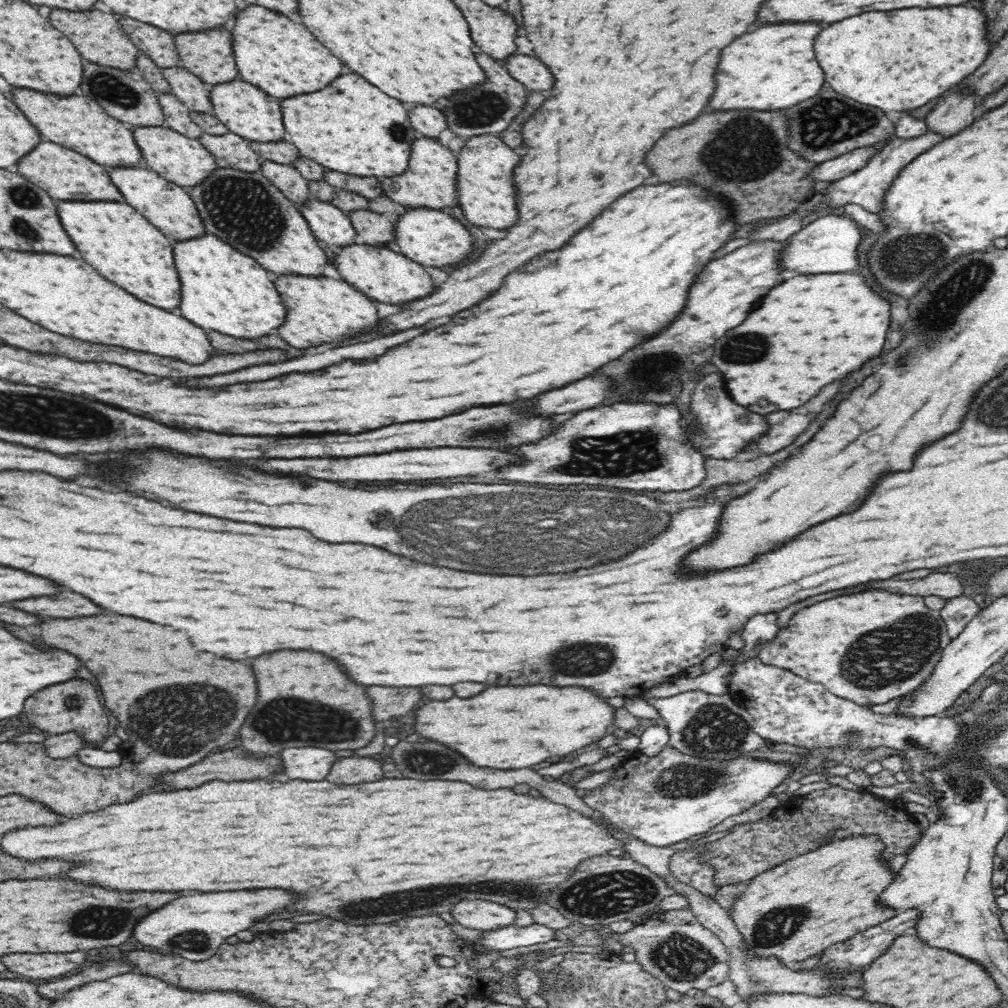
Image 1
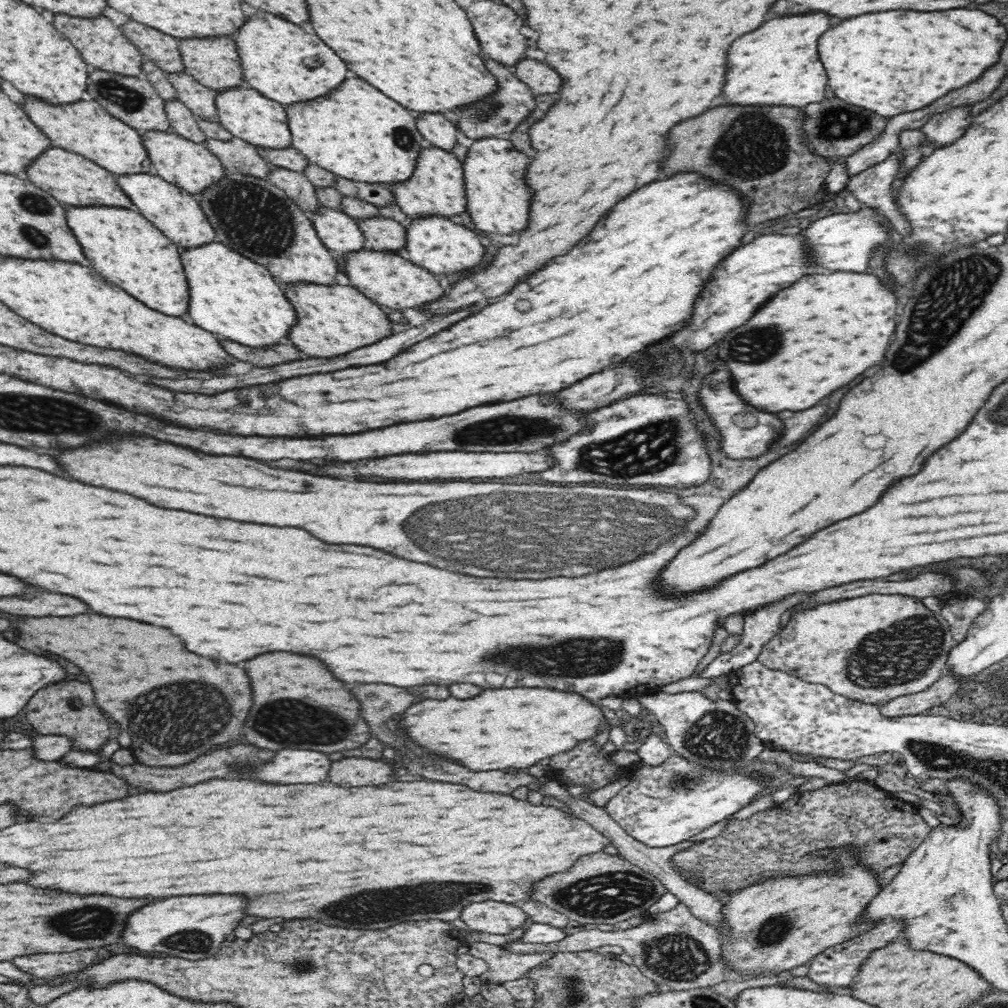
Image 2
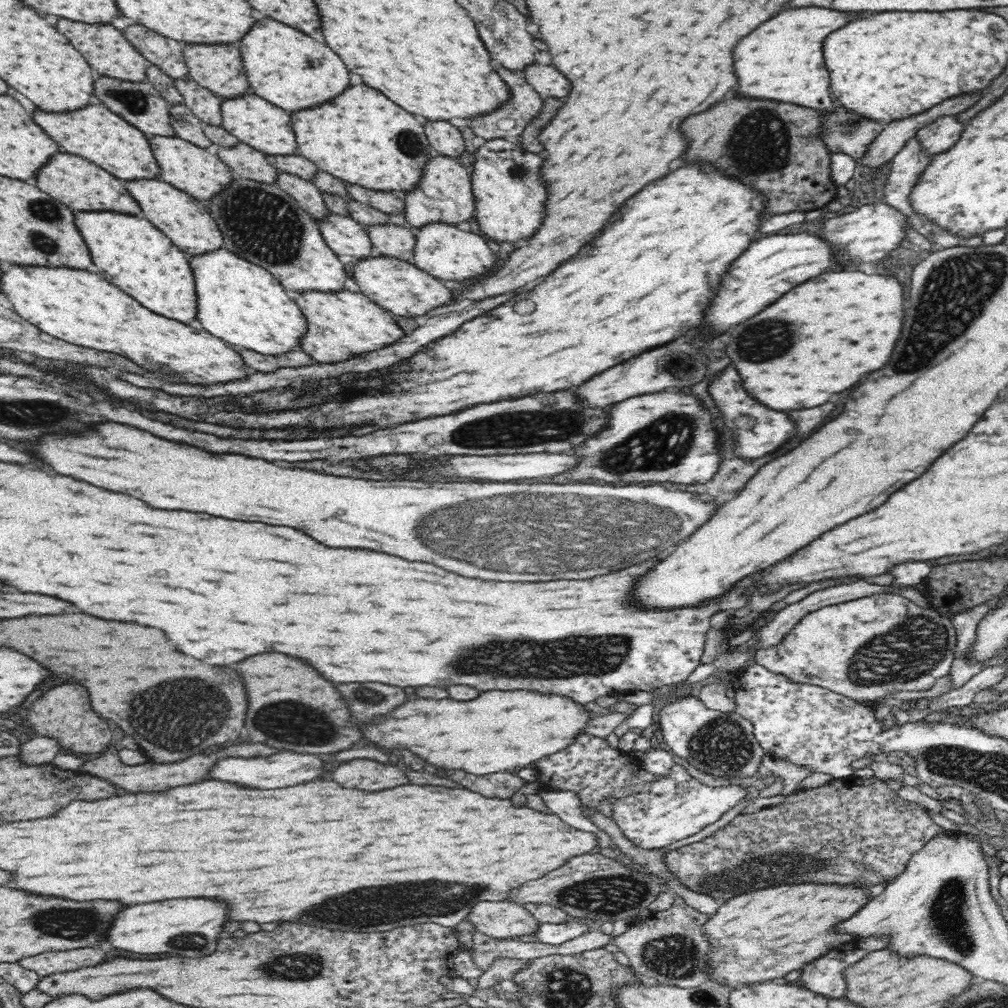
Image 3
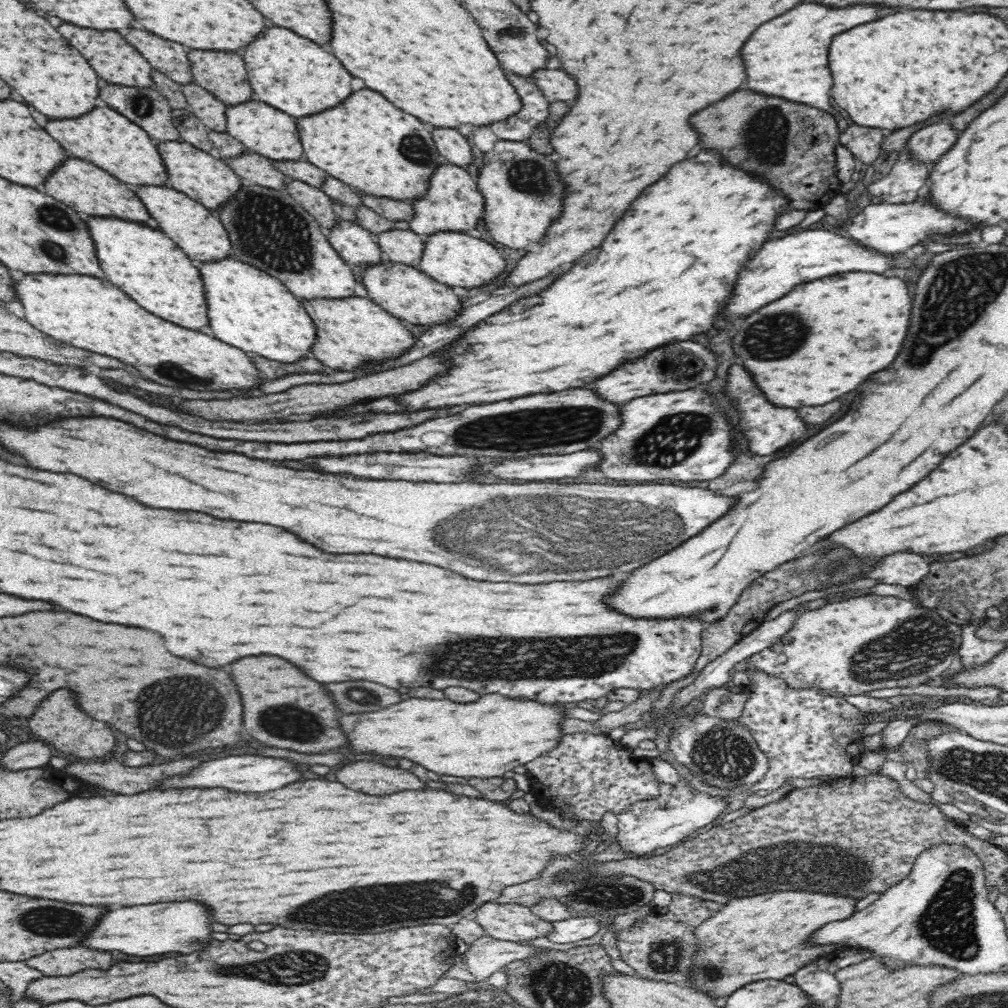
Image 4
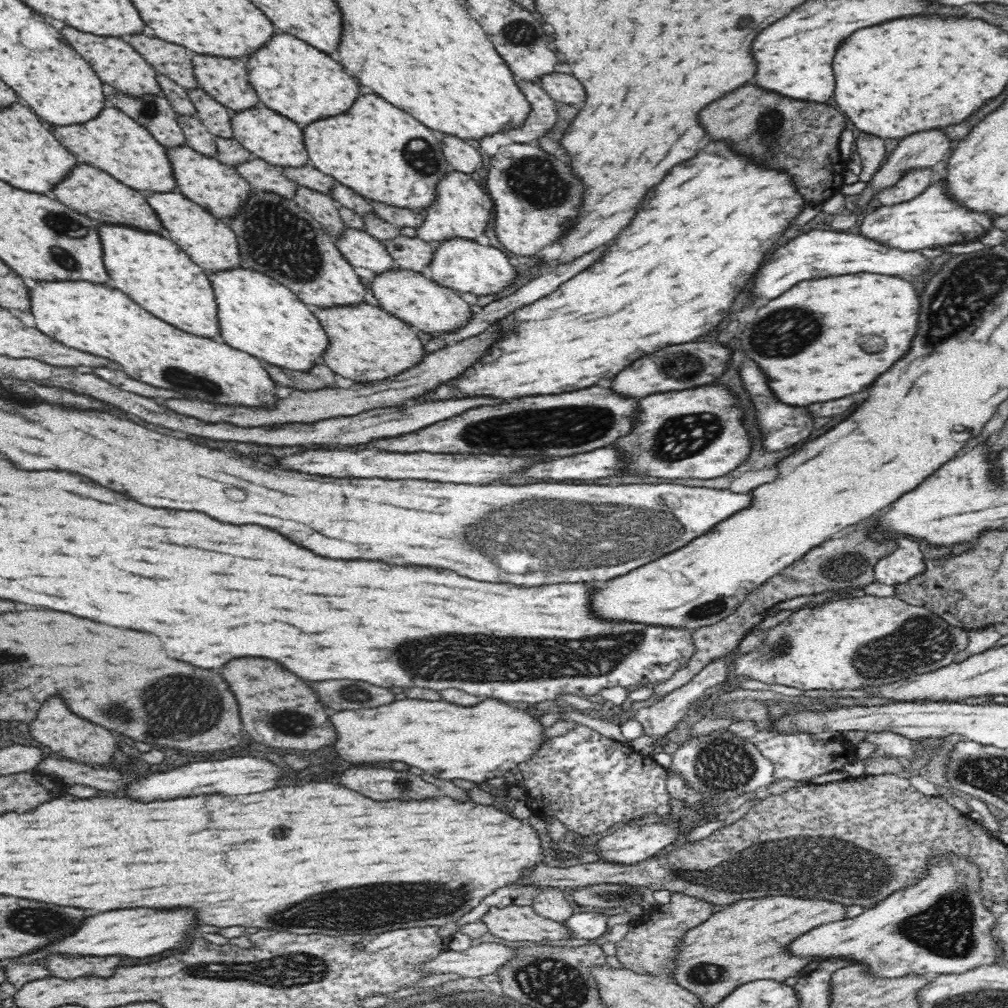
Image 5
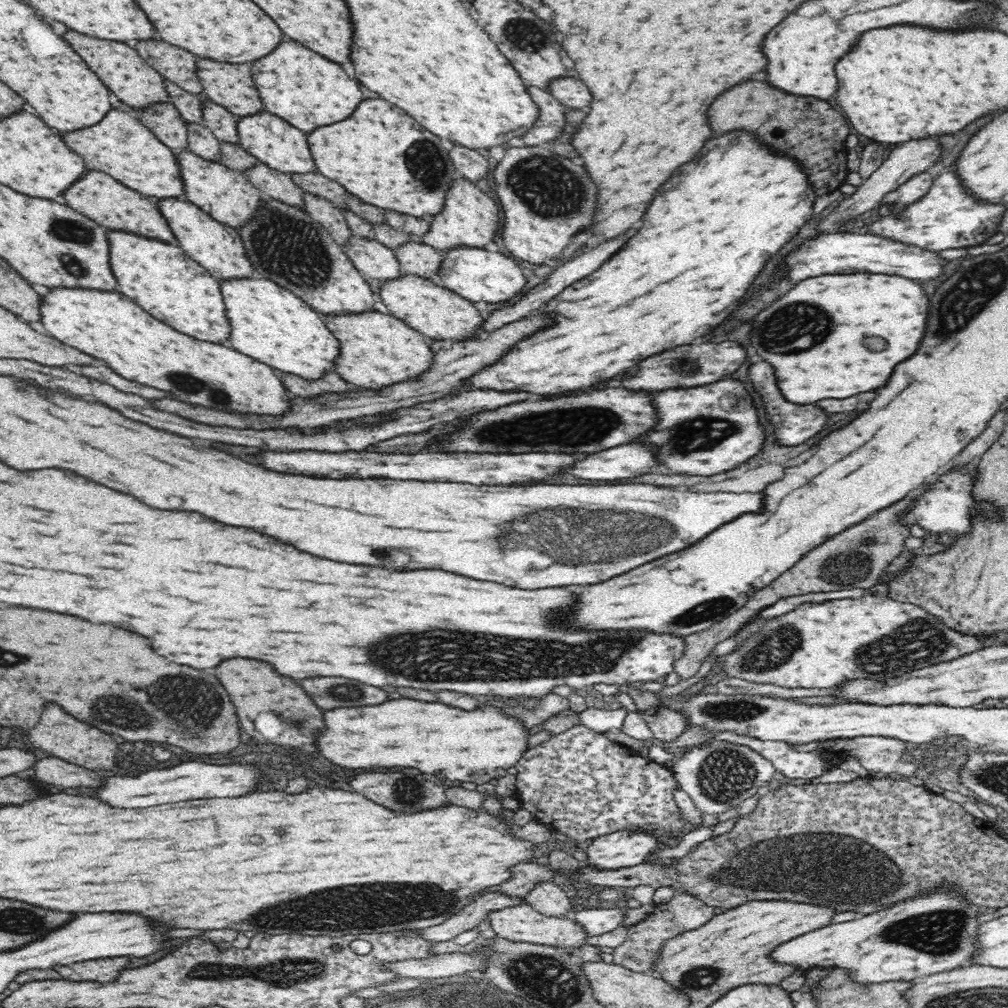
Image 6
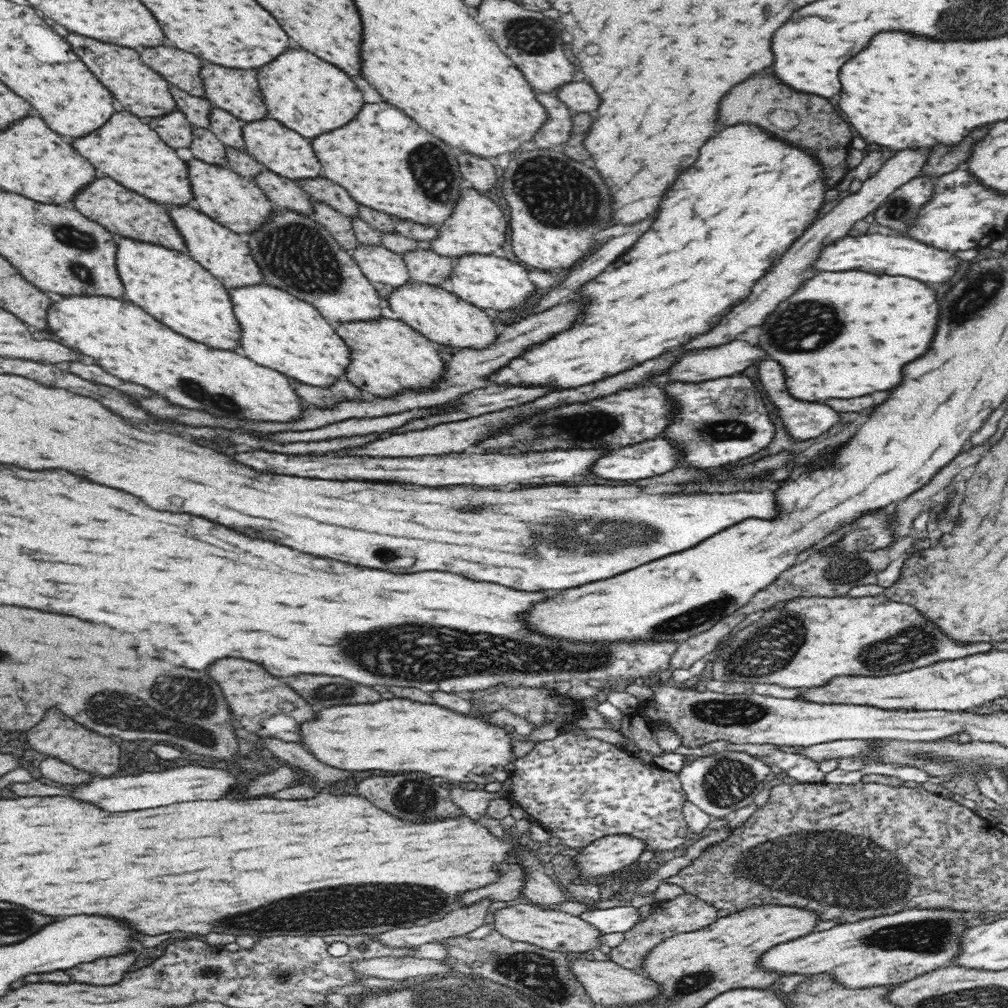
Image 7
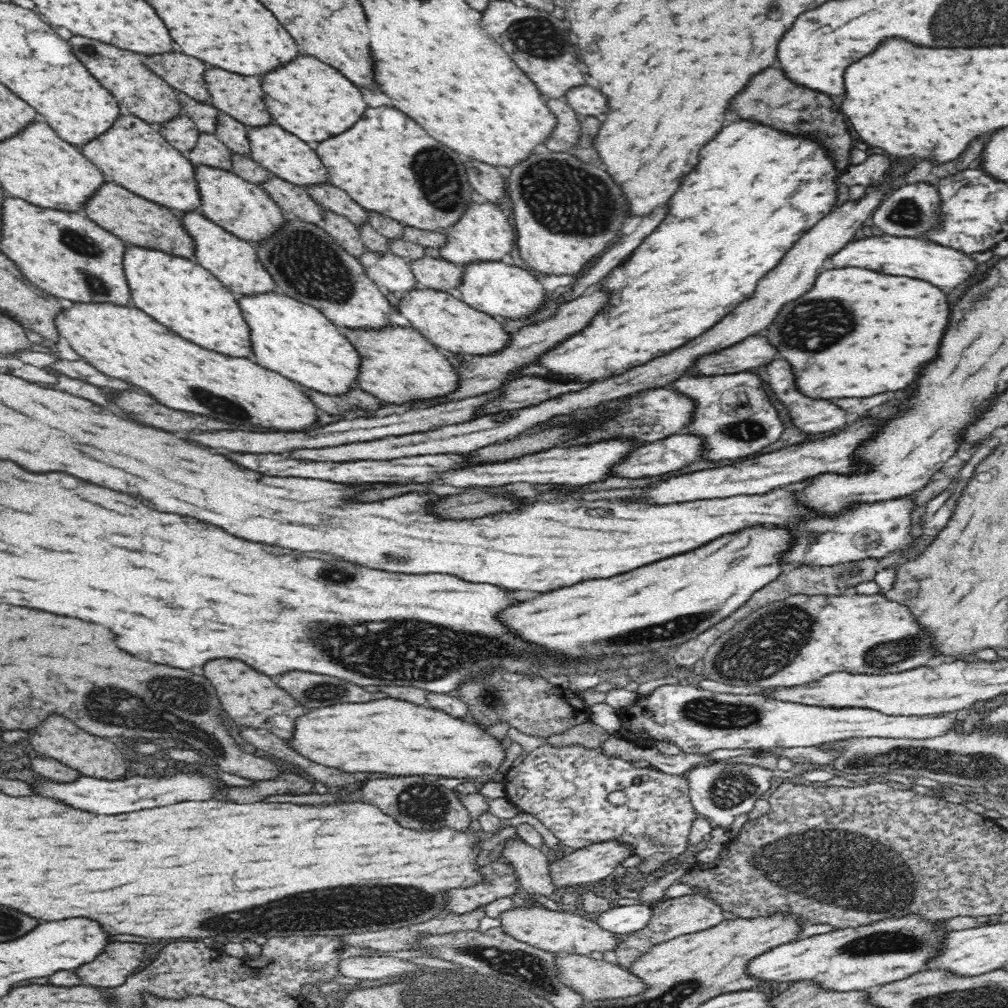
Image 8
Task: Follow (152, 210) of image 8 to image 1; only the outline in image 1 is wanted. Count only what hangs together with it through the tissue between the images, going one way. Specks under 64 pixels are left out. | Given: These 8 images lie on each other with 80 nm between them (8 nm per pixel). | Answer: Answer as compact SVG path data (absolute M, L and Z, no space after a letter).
M40 141L28 154L24 154L16 162L16 171L37 183L55 201L68 200L110 200L112 202L125 202L118 187L110 180L107 165L91 161L90 158L66 148L56 142Z

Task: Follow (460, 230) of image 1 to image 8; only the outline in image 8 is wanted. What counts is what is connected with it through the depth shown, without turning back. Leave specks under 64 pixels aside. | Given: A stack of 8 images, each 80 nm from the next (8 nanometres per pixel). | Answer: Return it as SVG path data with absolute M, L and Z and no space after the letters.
M491 259L488 262L470 262L470 264L462 265L462 282L458 284L458 290L461 294L461 301L466 304L494 316L503 316L504 318L520 318L526 316L534 316L538 308L544 306L546 302L546 289L542 287L540 282L536 281L536 277L522 267L514 264L504 263L500 259Z

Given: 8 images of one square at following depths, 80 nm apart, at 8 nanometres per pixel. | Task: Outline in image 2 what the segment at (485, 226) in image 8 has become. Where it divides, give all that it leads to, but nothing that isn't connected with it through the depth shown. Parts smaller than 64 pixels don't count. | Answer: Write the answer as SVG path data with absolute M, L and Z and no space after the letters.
M430 144L428 148L422 148L414 172L404 182L392 182L386 184L390 193L394 195L394 202L410 218L418 216L454 216L466 210L466 193L464 193L464 169L461 159L452 151L448 152Z

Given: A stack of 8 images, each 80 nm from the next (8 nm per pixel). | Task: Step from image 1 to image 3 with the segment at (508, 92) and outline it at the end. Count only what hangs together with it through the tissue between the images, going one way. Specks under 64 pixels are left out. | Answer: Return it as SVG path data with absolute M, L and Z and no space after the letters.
M493 63L493 69L500 75L500 78L510 89L510 98L506 98L503 106L488 112L488 114L478 114L470 120L470 128L474 136L480 136L490 140L492 138L509 138L515 140L522 134L522 130L526 128L528 122L538 114L542 109L542 98L532 88L529 82L526 82L524 73L521 70L508 70L500 64Z

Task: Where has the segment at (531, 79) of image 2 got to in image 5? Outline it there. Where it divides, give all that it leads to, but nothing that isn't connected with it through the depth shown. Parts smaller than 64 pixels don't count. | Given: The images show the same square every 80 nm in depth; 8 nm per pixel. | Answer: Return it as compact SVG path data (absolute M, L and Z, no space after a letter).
M550 72L540 76L538 84L544 89L552 100L564 102L564 104L580 104L586 100L586 94L582 90L582 84L568 74Z

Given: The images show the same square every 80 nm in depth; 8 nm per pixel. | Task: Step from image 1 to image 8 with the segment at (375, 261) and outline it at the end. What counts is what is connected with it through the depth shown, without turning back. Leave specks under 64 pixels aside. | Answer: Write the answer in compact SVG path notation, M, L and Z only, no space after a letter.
M414 288L395 307L411 326L432 344L458 354L494 354L508 344L508 333L503 325L446 291L432 288Z

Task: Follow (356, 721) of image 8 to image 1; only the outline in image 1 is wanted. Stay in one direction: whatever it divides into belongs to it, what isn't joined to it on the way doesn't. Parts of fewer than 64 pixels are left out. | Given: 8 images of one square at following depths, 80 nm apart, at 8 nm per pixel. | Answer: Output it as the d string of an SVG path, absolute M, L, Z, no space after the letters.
M492 686L474 698L450 698L446 702L432 700L418 710L416 732L424 738L440 742L456 752L462 752L476 766L484 768L528 768L538 762L544 762L552 756L564 756L576 752L592 742L598 742L611 734L616 728L614 714L616 708L594 690L580 686Z

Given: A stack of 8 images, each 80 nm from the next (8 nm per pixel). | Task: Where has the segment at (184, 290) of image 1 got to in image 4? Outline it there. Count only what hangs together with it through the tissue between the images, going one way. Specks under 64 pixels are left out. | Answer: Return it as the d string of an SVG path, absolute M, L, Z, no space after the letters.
M230 256L210 262L196 262L200 271L200 282L206 297L206 317L208 326L218 340L235 346L245 353L254 353L278 362L296 362L302 356L311 356L310 348L316 340L316 325L306 313L306 309L287 288L271 274L236 260Z

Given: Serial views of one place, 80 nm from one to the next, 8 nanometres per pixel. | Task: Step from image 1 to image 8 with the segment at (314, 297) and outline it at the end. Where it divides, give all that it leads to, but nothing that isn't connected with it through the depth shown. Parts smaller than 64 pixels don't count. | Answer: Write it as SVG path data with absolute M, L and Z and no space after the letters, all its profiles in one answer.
M386 324L378 330L371 328L339 328L342 335L352 343L352 346L360 355L360 372L356 374L356 384L362 390L374 395L376 398L383 400L385 404L410 404L410 400L430 400L438 396L446 396L456 390L458 386L458 375L452 364L436 349L422 333L414 327L406 325Z

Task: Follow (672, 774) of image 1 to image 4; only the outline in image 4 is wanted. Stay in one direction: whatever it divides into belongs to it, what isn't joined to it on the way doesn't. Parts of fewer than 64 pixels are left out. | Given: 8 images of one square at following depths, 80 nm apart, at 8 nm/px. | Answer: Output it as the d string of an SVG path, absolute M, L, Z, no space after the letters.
M678 776L676 784L660 781L657 789L660 791L658 796L632 802L617 815L618 842L622 850L632 852L630 856L650 854L658 848L688 840L698 832L713 826L718 821L718 817L724 815L726 808L730 806L730 801L727 801L728 796L722 797L698 791L681 776Z

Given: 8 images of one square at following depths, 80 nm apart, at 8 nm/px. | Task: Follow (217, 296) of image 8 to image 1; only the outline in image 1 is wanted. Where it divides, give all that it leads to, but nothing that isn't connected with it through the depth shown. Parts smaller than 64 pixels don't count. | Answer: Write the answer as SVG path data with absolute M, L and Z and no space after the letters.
M110 200L55 201L56 213L74 247L110 282L152 306L172 310L180 302L180 279L172 257L173 244L133 206Z

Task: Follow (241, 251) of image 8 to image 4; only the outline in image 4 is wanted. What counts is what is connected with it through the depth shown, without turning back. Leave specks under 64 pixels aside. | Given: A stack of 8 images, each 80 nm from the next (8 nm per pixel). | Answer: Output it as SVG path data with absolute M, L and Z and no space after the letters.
M167 184L160 186L134 186L134 192L144 207L148 209L158 228L166 233L175 244L184 251L194 262L210 262L229 256L231 244L228 231L220 223L217 212L206 208L201 202L196 202L187 194L180 192Z

